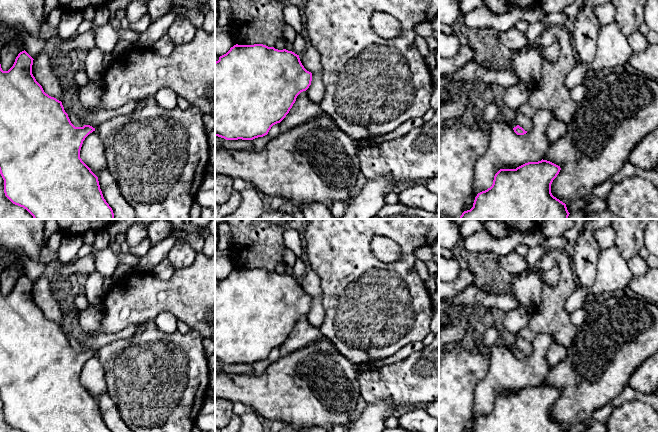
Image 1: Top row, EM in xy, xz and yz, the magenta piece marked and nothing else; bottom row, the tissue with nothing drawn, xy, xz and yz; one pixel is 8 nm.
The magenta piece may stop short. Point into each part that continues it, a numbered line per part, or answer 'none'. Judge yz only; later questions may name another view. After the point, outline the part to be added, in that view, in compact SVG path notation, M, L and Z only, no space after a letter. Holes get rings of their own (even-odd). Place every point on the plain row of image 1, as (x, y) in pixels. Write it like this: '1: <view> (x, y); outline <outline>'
1: yz (510, 345); outline M506 340L506 341L504 341L504 342L505 342L505 344L507 345L507 347L508 347L512 352L514 352L514 351L517 350L517 347L516 347L516 345L514 344L514 342L511 342L511 341L509 341L509 340Z

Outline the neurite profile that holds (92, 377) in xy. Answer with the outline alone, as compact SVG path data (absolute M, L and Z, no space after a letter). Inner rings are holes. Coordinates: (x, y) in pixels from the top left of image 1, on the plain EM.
M95 355L90 357L83 365L80 382L96 400L101 394L107 393L105 371Z

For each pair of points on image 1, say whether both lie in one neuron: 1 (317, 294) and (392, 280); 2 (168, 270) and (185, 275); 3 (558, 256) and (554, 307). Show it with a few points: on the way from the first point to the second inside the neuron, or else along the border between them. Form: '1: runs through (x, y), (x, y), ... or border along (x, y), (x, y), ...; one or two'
1: border along (313, 271), (320, 279), (322, 306), (325, 316); two
2: border along (175, 269), (167, 279), (159, 279), (151, 271); two
3: runs through (564, 269), (564, 288), (559, 294); one

